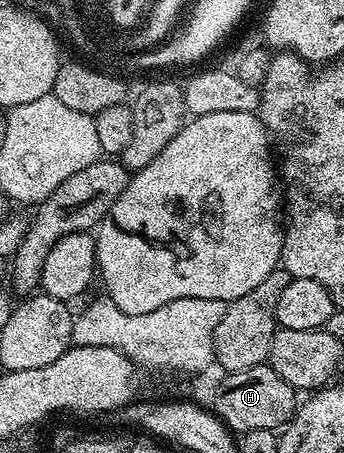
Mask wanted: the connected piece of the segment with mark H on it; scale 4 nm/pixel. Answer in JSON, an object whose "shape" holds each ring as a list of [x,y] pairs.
{"shape":[[[268,365],[253,367],[252,369],[240,369],[221,376],[222,384],[214,391],[214,404],[212,410],[231,432],[241,433],[252,429],[285,428],[286,424],[294,417],[300,399],[296,389],[280,377]]]}

